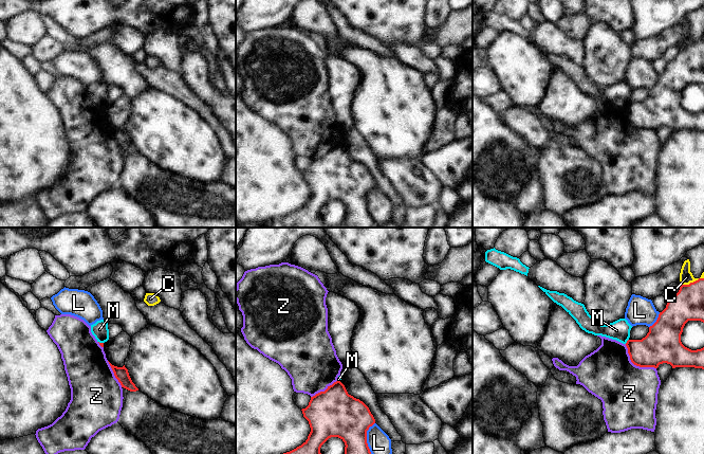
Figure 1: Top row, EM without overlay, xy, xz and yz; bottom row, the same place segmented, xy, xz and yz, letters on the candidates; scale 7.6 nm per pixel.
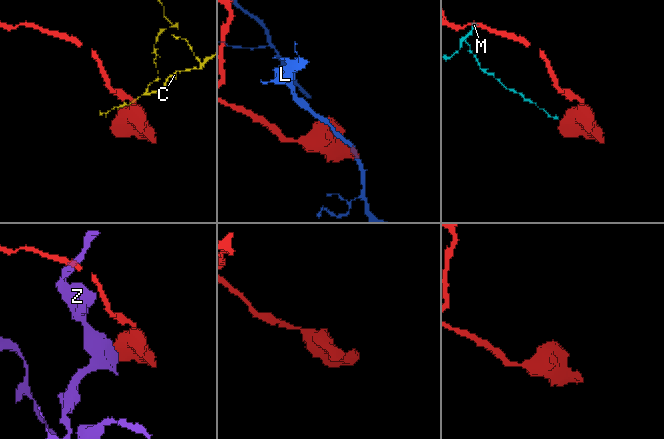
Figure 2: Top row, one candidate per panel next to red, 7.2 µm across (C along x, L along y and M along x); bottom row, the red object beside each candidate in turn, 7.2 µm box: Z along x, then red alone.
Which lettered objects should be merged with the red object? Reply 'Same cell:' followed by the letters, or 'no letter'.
Same cell: no letter

